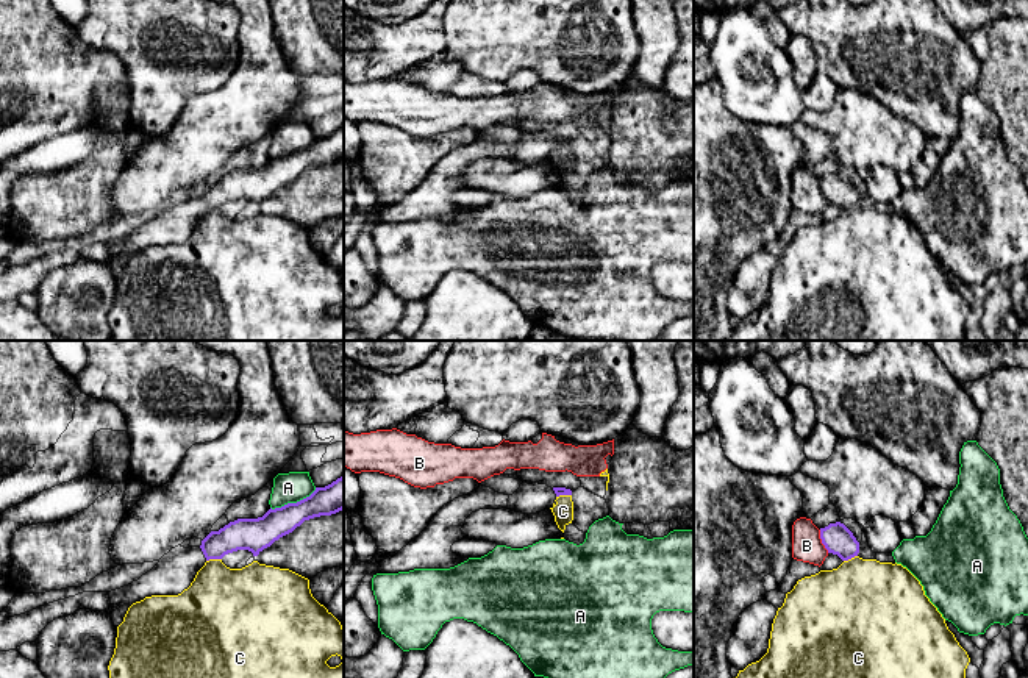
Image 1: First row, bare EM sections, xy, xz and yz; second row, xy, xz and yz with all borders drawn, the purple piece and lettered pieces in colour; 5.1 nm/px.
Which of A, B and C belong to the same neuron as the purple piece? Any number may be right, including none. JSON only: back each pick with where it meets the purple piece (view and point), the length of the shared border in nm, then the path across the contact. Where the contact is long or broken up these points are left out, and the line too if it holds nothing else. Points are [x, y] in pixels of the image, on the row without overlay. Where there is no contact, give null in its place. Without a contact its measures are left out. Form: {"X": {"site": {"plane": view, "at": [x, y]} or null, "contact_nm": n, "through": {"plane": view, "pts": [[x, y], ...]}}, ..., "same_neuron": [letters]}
{"same_neuron": []}

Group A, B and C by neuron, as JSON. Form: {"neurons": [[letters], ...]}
{"neurons": [["A"], ["B"], ["C"]]}

